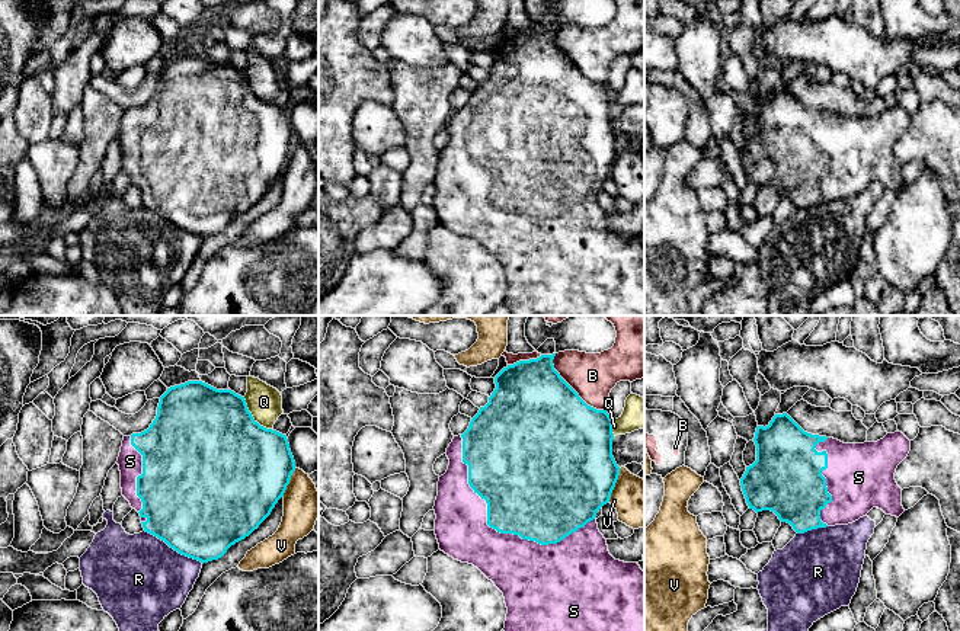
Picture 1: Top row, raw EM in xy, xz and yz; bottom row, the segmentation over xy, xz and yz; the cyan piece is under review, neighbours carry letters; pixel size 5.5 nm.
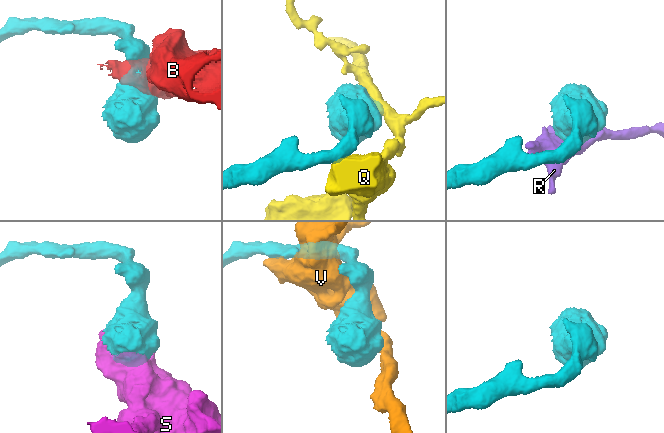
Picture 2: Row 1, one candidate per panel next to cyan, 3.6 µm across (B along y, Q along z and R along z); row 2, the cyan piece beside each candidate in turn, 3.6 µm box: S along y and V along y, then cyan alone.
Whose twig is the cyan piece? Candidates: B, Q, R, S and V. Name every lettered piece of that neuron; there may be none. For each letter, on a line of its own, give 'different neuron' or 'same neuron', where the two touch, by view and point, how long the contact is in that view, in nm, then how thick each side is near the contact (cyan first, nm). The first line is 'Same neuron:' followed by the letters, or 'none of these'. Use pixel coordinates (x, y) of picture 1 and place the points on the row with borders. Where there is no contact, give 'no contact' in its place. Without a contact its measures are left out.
Same neuron: S
B: different neuron; contact xz (570, 387); length 420 nm; calibres 500 and 260 nm
Q: different neuron; contact xy (252, 418); length 260 nm; calibres 500 and 190 nm
R: different neuron; contact xy (173, 548); length 380 nm; calibres 500 and 480 nm
S: same neuron; contact xz (496, 529); length 900 nm; calibres 440 and 320 nm
V: different neuron; contact xz (614, 484); length 200 nm; calibres 500 and 260 nm

